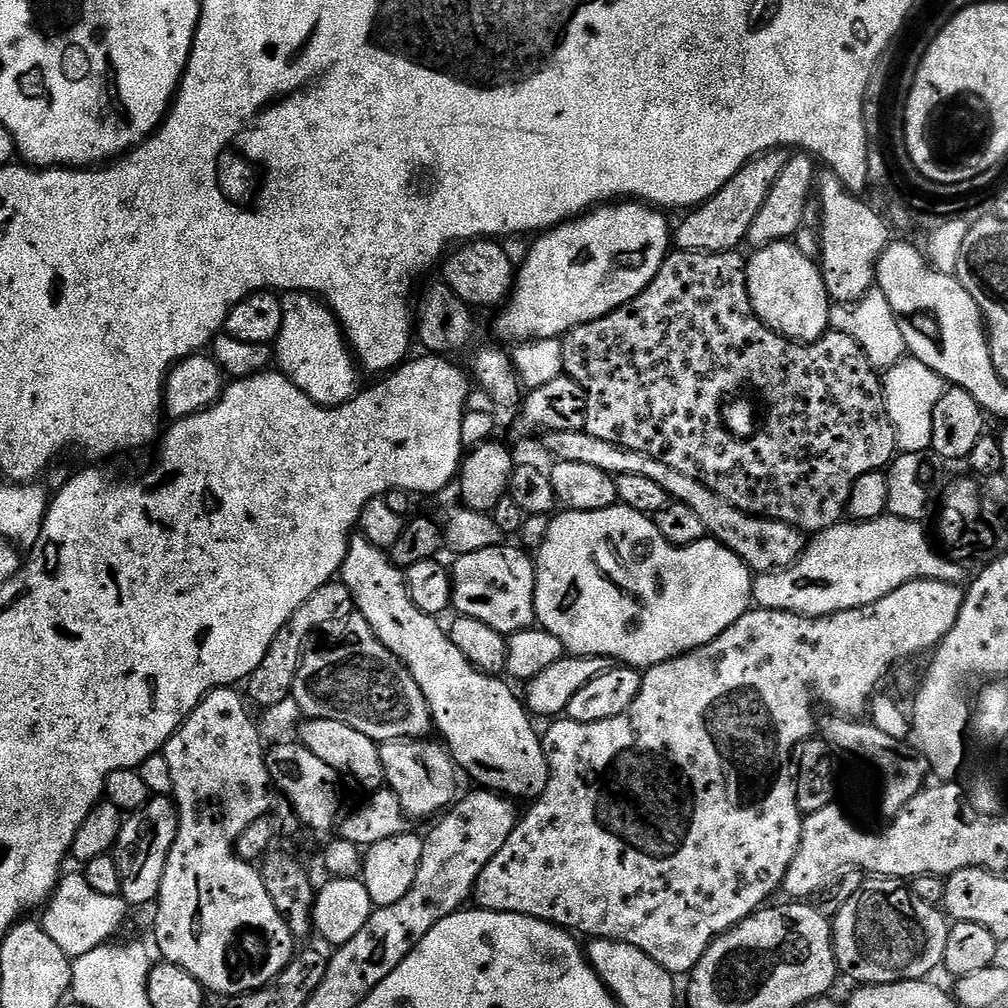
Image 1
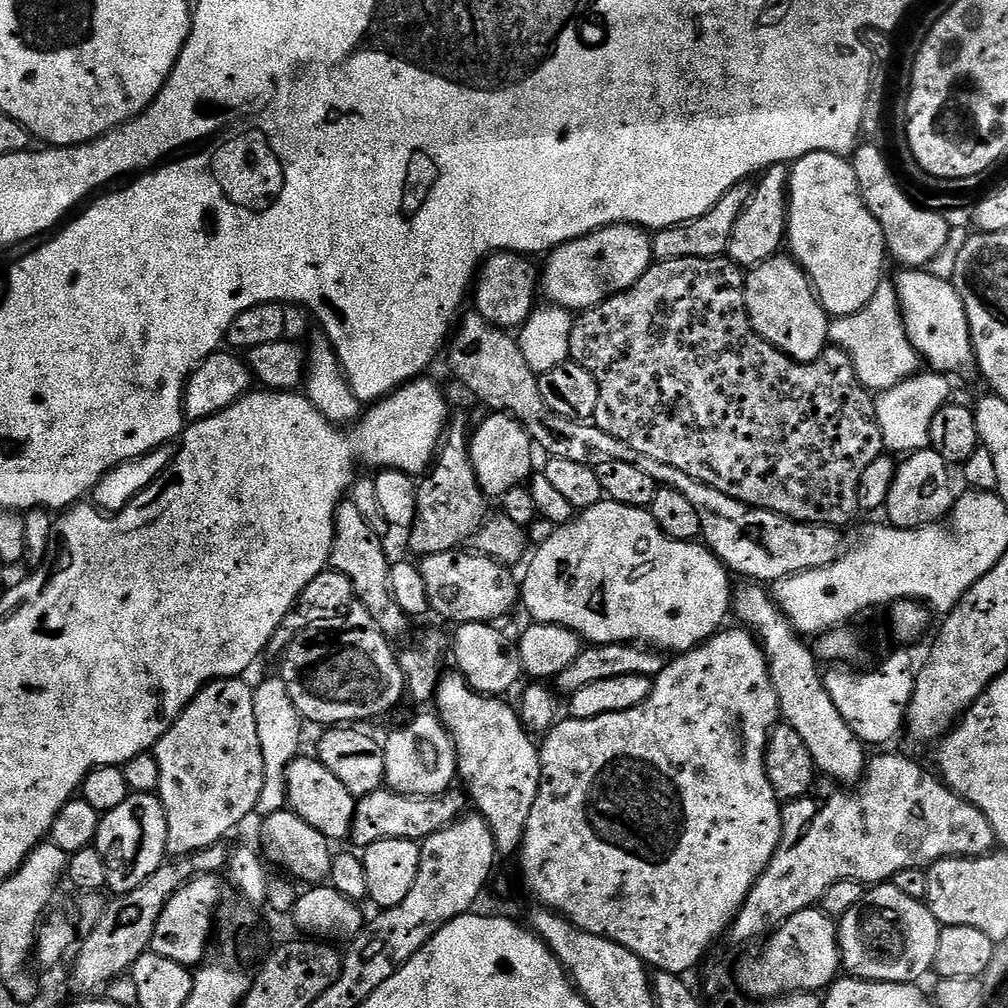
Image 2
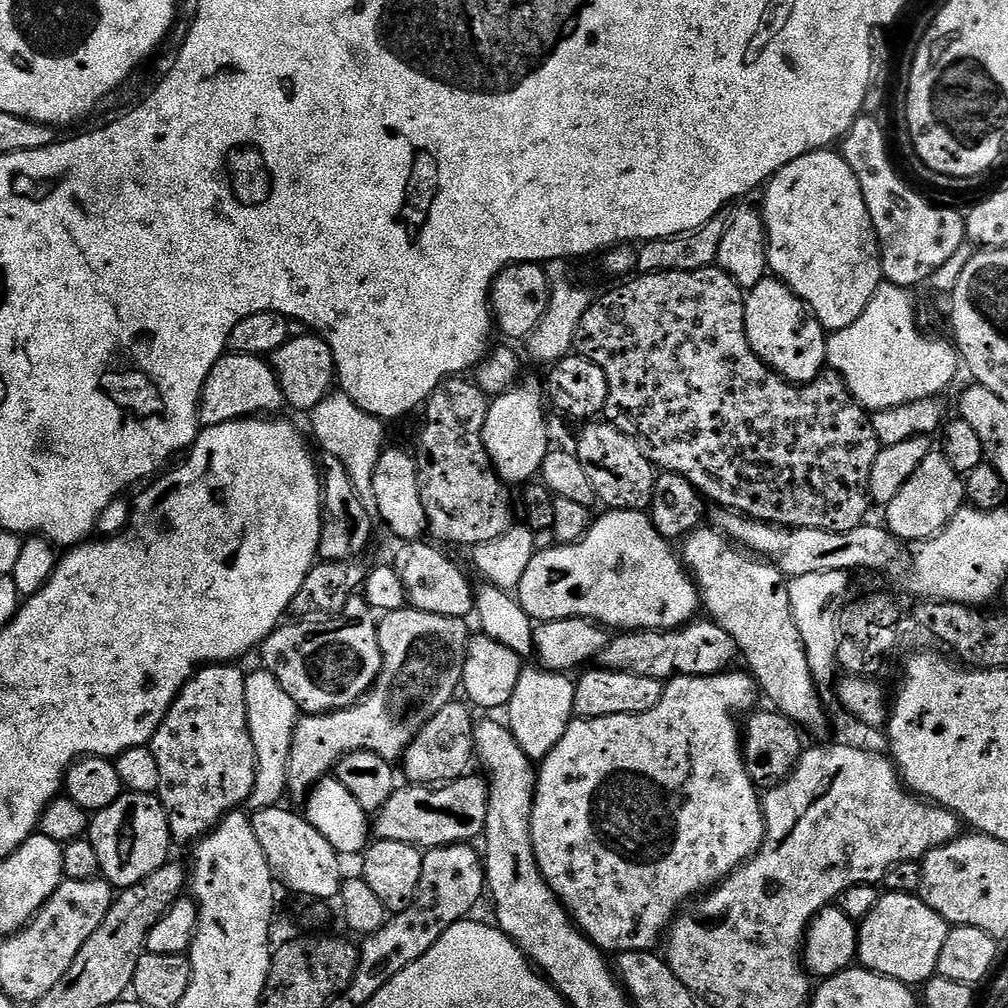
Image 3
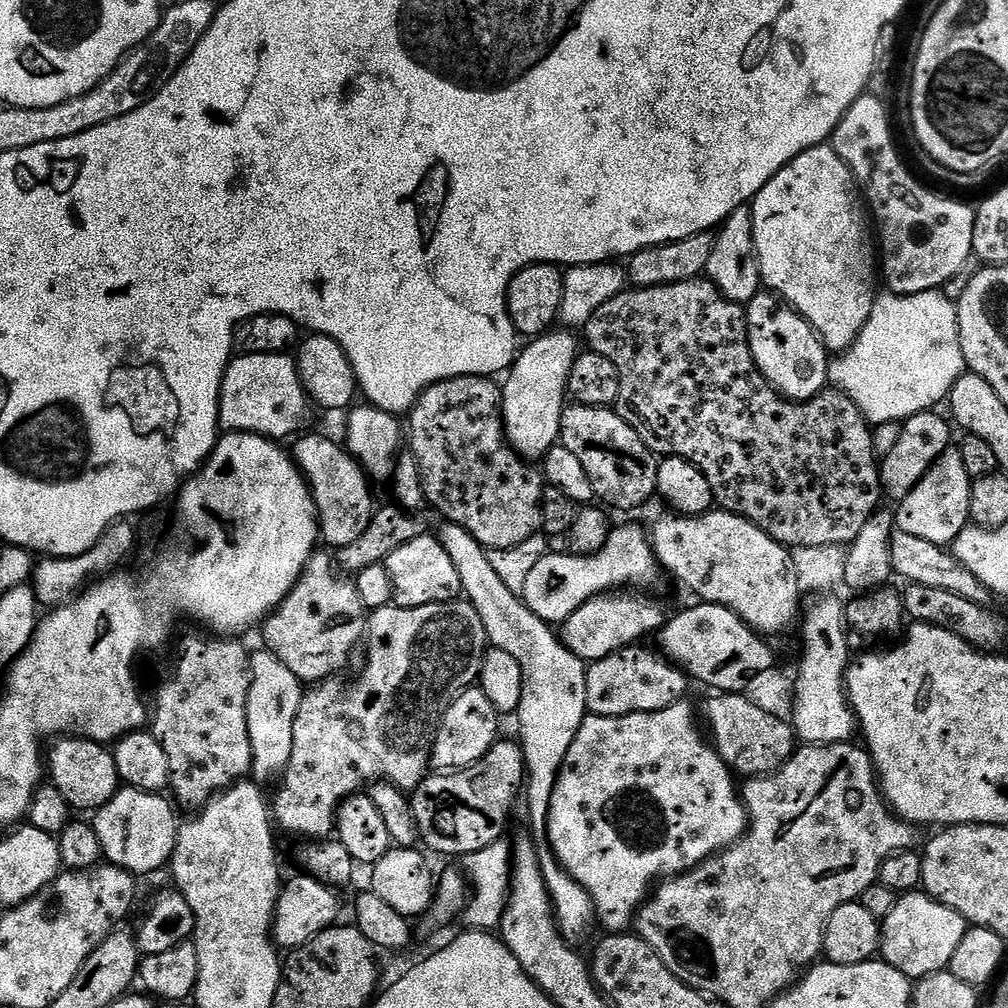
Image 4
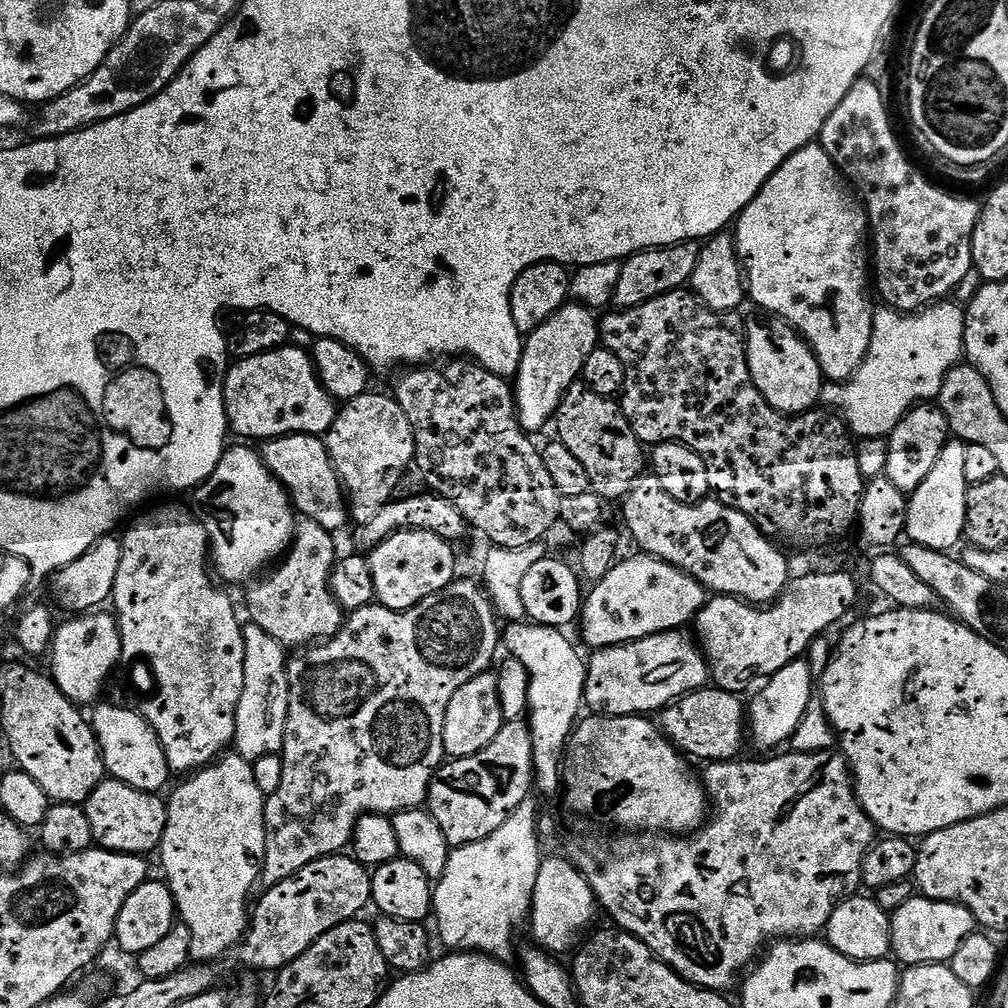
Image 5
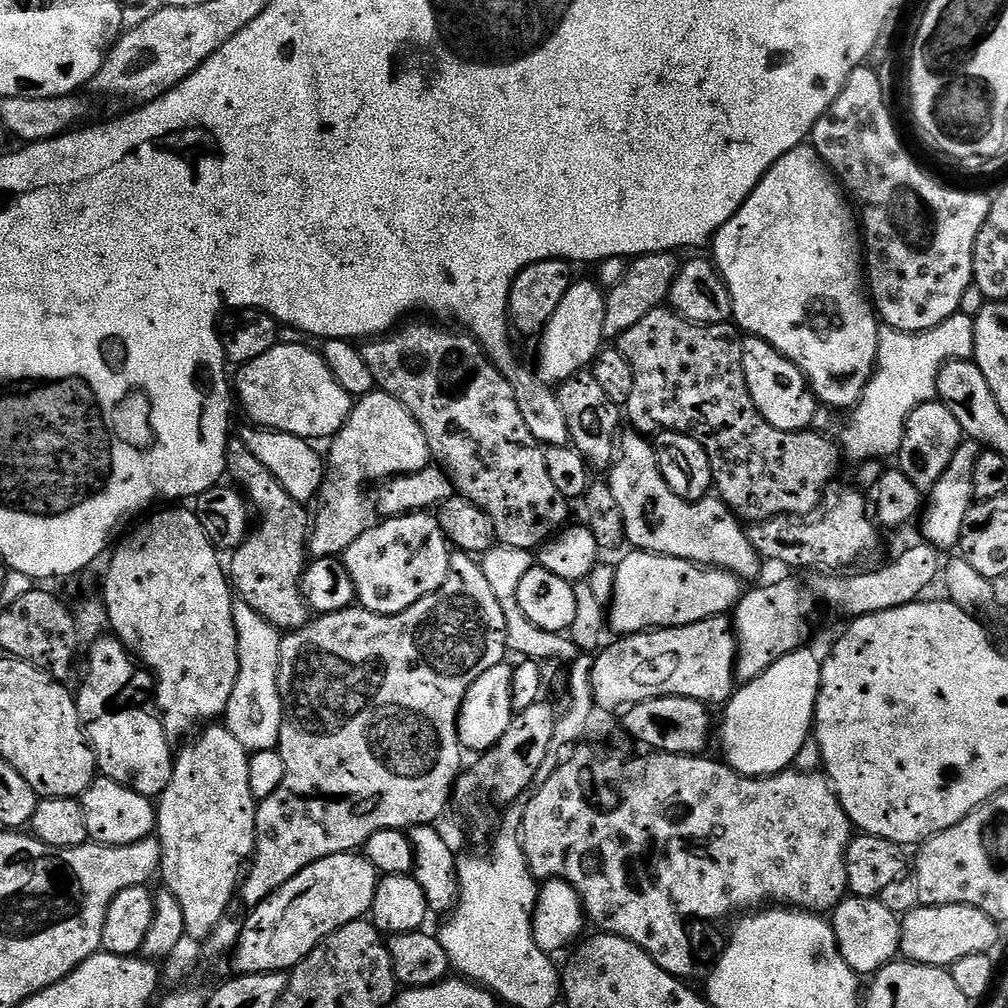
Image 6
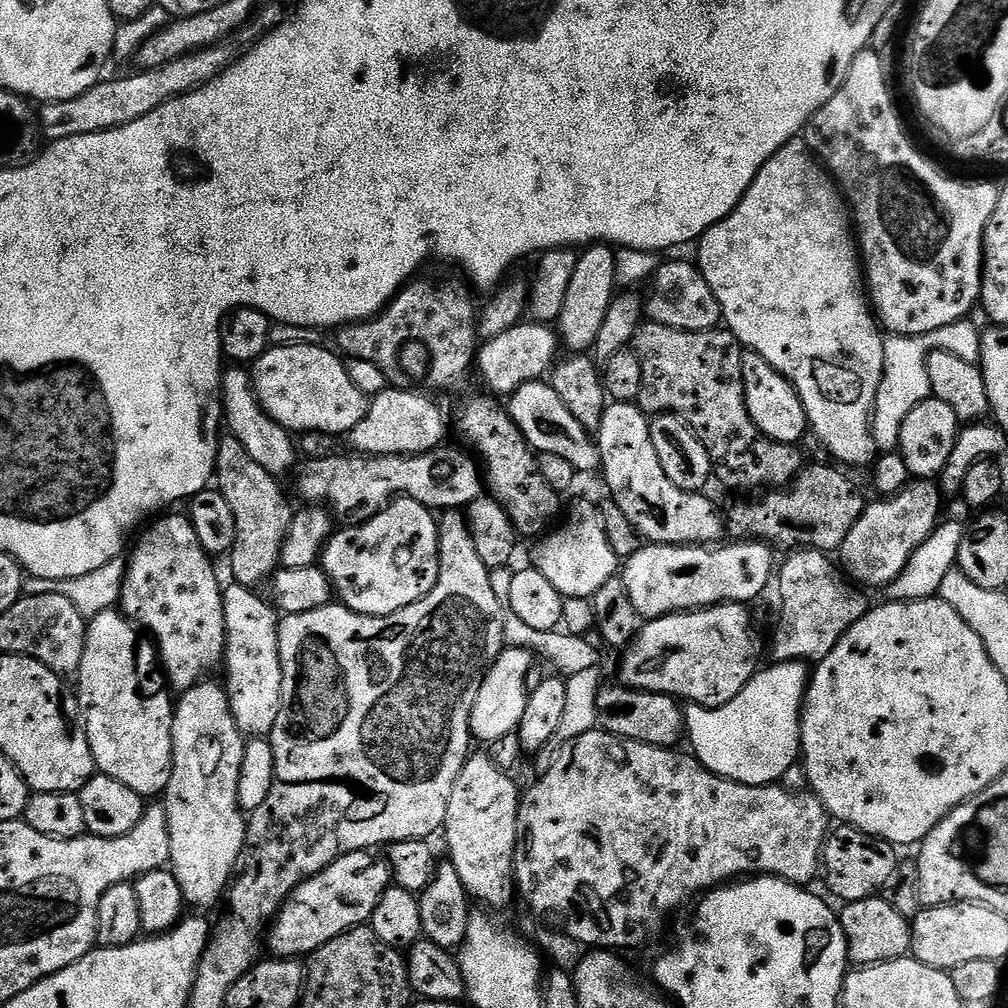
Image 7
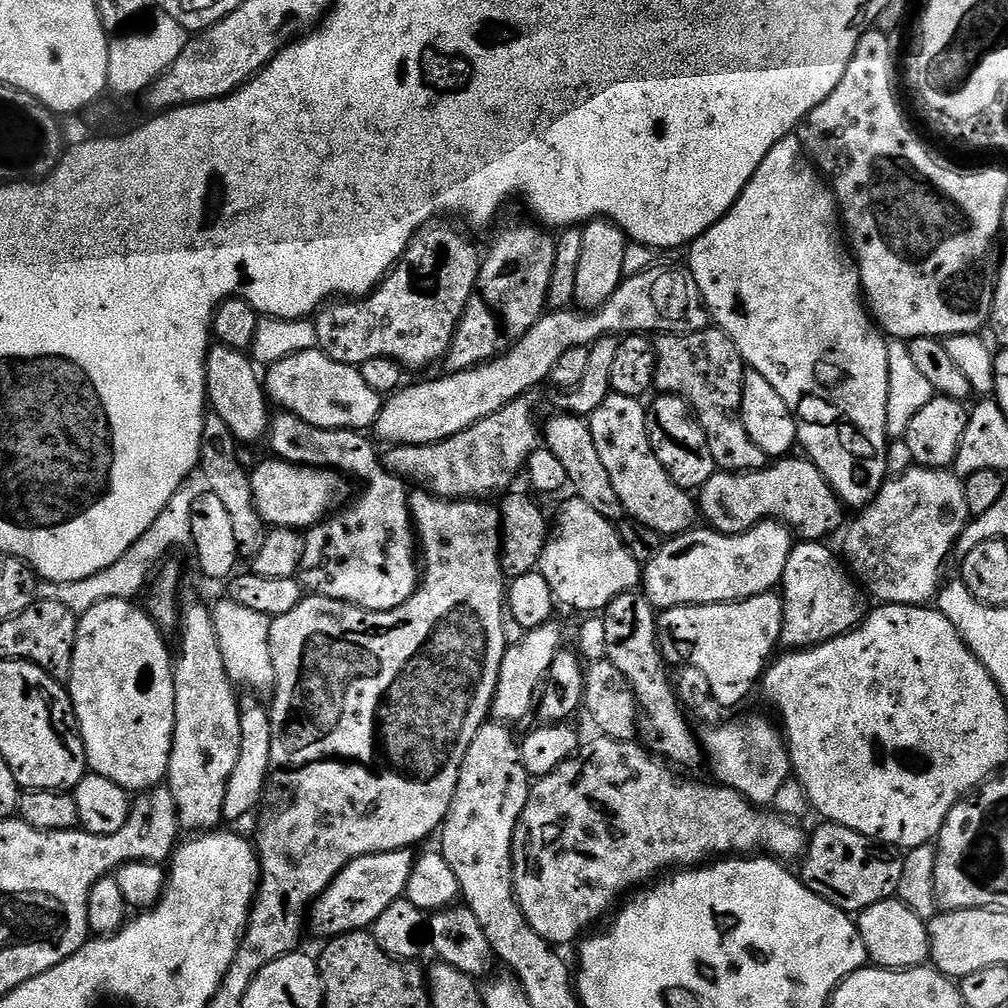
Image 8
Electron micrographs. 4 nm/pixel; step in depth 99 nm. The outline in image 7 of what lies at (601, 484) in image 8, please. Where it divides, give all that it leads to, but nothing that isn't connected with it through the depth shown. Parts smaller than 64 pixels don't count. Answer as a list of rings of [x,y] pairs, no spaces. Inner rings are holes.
[[[538,379],[523,384],[518,391],[507,397],[506,407],[512,421],[519,426],[521,434],[526,437],[529,446],[537,453],[558,454],[558,458],[566,458],[566,462],[570,462],[570,466],[574,466],[577,474],[592,472],[595,468],[597,471],[601,467],[600,450],[596,447],[595,439],[584,429],[582,422],[578,422],[578,418],[574,418],[574,414],[570,414],[570,410],[566,410],[566,402],[562,402],[562,398],[558,398],[551,383]]]

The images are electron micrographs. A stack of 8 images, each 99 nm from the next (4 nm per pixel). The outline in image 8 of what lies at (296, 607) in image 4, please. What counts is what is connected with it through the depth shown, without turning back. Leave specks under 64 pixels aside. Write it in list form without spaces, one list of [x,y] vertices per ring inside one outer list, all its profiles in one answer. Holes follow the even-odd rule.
[[[209,411],[204,417],[198,472],[204,478],[207,491],[214,493],[230,513],[234,538],[238,538],[241,553],[255,554],[264,540],[266,525],[254,506],[249,469],[247,467],[244,469],[236,448],[238,449],[238,441],[236,435],[230,430],[230,426],[226,426],[226,422],[222,422],[222,418],[218,418],[216,412]]]

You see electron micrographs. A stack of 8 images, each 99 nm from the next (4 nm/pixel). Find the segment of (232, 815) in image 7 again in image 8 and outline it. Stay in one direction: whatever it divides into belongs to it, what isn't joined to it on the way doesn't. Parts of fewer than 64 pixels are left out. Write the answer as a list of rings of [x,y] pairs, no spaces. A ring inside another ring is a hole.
[[[196,600],[183,601],[182,611],[178,616],[178,633],[180,632],[180,656],[174,660],[174,698],[176,705],[174,706],[174,714],[176,715],[176,725],[174,726],[174,734],[172,735],[172,753],[170,754],[170,762],[168,763],[168,774],[166,777],[166,787],[174,794],[174,802],[178,806],[178,814],[180,815],[181,829],[196,828],[192,830],[212,830],[217,827],[216,823],[224,820],[224,799],[226,798],[226,782],[230,782],[230,774],[234,770],[234,766],[238,766],[238,746],[240,745],[240,700],[238,699],[237,689],[232,683],[232,679],[226,674],[226,666],[222,662],[222,650],[218,650],[218,634],[214,626],[214,618],[212,617],[212,609],[206,603],[199,604]]]

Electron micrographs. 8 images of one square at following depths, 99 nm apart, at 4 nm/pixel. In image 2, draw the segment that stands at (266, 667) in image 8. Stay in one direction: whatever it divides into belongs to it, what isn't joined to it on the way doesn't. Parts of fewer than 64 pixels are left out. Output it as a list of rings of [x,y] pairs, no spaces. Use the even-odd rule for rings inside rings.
[[[279,678],[264,680],[254,688],[254,722],[258,722],[258,742],[262,742],[262,762],[264,763],[264,785],[262,794],[258,794],[258,806],[255,810],[257,817],[278,814],[289,807],[286,774],[290,762],[301,755],[300,711],[294,706],[284,681]]]

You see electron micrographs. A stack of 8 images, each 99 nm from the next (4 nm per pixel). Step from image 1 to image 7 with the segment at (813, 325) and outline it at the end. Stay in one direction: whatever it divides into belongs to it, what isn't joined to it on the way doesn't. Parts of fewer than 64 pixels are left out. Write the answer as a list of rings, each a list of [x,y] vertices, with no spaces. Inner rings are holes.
[[[745,351],[742,358],[742,378],[744,379],[744,401],[746,410],[754,422],[757,430],[765,436],[766,439],[772,439],[774,442],[799,445],[800,439],[809,435],[810,429],[806,410],[798,398],[796,388],[766,358],[762,358],[757,352]]]

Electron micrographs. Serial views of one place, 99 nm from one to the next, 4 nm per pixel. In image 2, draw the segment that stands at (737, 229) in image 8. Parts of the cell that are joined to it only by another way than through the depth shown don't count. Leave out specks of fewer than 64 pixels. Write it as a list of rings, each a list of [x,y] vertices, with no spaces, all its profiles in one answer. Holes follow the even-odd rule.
[[[811,152],[791,165],[788,184],[788,235],[786,248],[793,260],[808,275],[820,304],[829,317],[849,316],[862,310],[874,298],[880,281],[885,279],[886,245],[878,218],[870,214],[858,190],[858,178],[845,157],[829,152]]]

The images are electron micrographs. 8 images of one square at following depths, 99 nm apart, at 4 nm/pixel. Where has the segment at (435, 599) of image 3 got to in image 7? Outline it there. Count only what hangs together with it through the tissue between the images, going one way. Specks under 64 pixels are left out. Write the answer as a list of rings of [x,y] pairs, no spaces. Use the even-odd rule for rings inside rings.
[[[398,496],[365,524],[341,528],[328,537],[322,553],[323,570],[339,603],[358,614],[385,616],[434,590],[440,573],[440,526],[433,509]]]

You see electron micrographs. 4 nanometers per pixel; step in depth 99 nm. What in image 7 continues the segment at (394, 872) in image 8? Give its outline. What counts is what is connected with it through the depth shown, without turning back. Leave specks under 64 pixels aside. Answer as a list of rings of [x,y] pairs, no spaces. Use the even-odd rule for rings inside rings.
[[[371,851],[351,852],[339,856],[309,880],[304,880],[289,894],[280,913],[271,921],[266,932],[266,948],[276,958],[308,958],[326,942],[343,932],[367,925],[374,914],[374,906],[393,883],[392,869],[387,859],[375,860]]]

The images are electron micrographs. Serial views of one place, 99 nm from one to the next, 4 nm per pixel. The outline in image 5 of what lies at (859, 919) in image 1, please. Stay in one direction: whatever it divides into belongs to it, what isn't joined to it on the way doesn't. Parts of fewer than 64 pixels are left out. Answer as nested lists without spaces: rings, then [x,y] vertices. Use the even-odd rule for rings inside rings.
[[[913,895],[906,906],[891,913],[892,950],[891,955],[901,965],[948,964],[952,956],[966,942],[968,936],[977,931],[976,919],[961,904],[941,900],[930,900],[926,896]]]

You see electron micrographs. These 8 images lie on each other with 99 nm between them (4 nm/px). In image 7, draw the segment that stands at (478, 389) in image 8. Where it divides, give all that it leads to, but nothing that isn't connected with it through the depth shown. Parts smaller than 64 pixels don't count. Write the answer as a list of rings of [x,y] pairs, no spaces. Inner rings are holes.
[[[684,260],[661,263],[650,281],[651,288],[652,293],[646,296],[646,316],[651,323],[687,332],[710,332],[708,320],[722,320],[718,298],[714,298],[714,290],[710,290],[695,263],[687,264]],[[519,322],[505,333],[485,339],[478,352],[478,372],[480,368],[480,376],[489,388],[485,389],[497,397],[507,398],[523,384],[547,377],[558,360],[556,348],[558,349],[557,333],[547,324]],[[389,386],[384,392],[371,397],[366,414],[350,434],[350,440],[357,453],[365,456],[420,456],[423,452],[432,452],[445,443],[444,412],[428,396]]]

